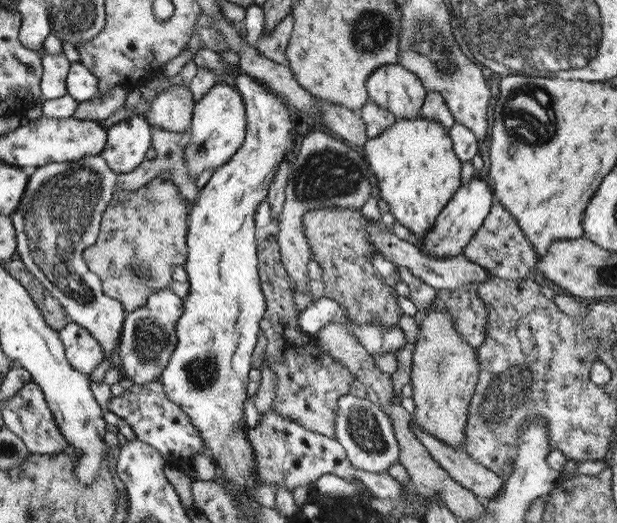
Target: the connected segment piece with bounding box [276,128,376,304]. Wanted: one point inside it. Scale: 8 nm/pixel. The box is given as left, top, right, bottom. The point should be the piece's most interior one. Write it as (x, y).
(326, 172)

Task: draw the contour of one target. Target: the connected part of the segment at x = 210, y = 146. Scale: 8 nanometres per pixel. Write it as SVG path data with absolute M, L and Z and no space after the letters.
M219 82L214 85L200 100L195 103L194 120L191 121L189 131L192 134L190 141L184 147L184 164L188 166L188 174L197 180L204 170L215 172L220 166L224 166L237 150L240 148L246 136L246 114L245 104L242 95L235 87Z

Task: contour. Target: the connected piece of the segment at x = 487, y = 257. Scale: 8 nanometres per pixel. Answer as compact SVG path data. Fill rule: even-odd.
M498 202L492 205L482 226L472 235L472 239L464 247L463 255L470 262L482 266L488 275L507 280L529 278L530 270L536 266L537 262L534 246L530 244L522 229L518 226L516 218Z

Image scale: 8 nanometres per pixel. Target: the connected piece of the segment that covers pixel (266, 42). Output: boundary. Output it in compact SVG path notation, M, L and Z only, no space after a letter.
M290 13L280 21L280 24L272 32L268 32L268 34L260 32L256 51L260 51L264 57L288 67L286 48L290 36L292 36L293 24L294 17Z

